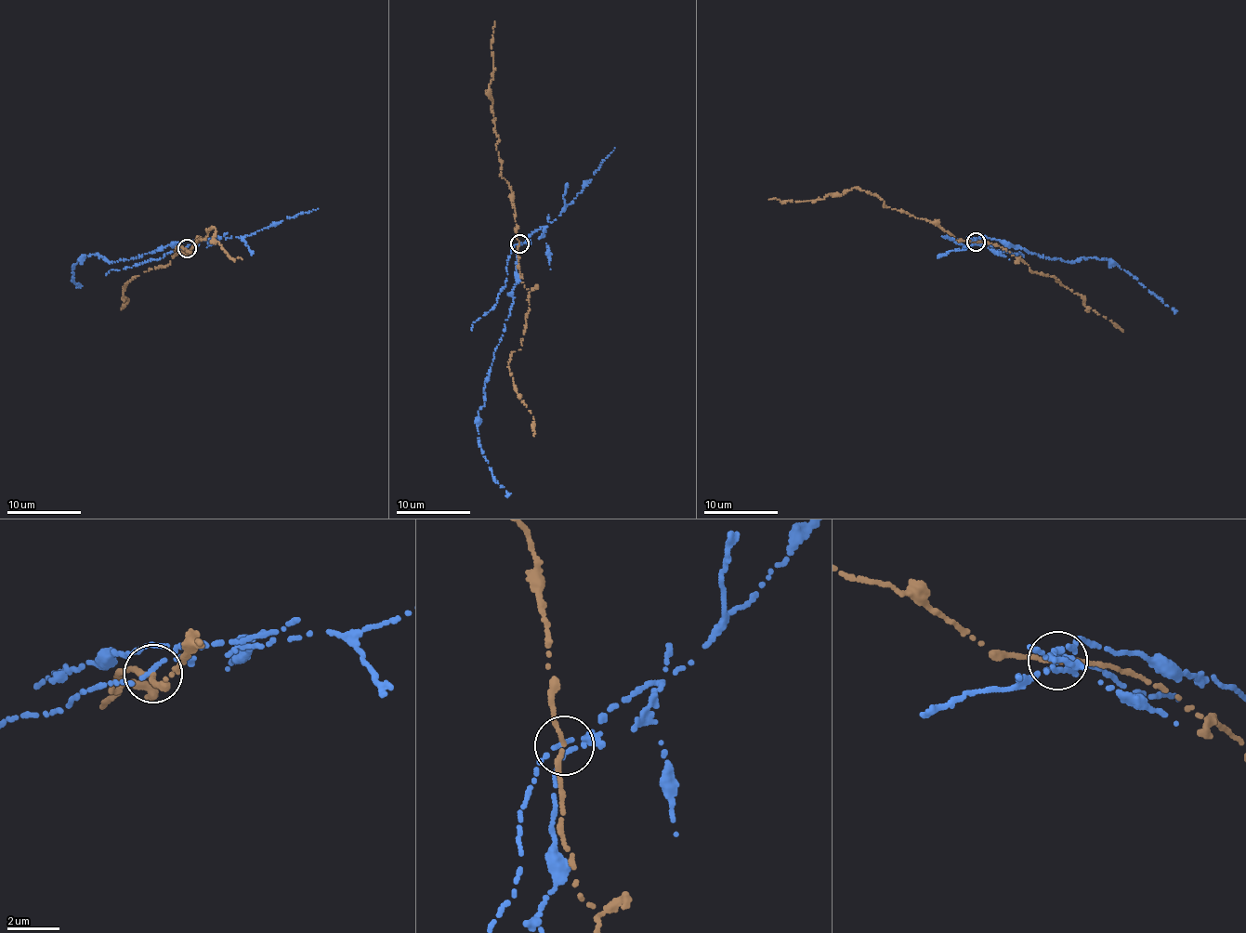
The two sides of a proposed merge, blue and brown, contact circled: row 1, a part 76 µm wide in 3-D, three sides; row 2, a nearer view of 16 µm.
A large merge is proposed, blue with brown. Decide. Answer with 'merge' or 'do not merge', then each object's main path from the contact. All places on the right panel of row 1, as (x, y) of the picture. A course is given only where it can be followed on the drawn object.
do not merge; blue runs (976, 240), (981, 236), (1010, 243), (1043, 258), (1060, 258), (1068, 262), (1085, 257), (1107, 258), (1175, 312); brown runs (976, 242), (958, 241), (928, 220), (885, 207), (882, 199), (857, 188), (825, 194), (822, 199), (768, 199)

